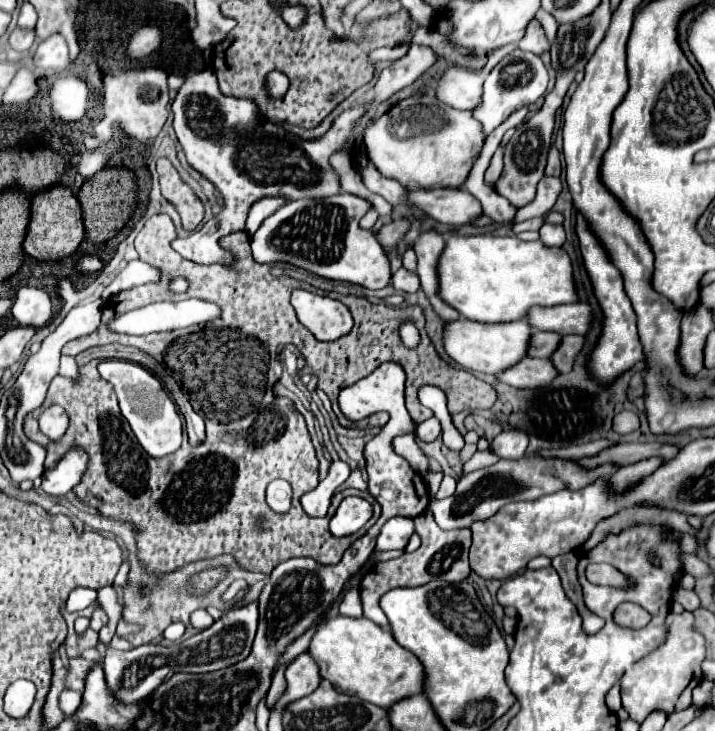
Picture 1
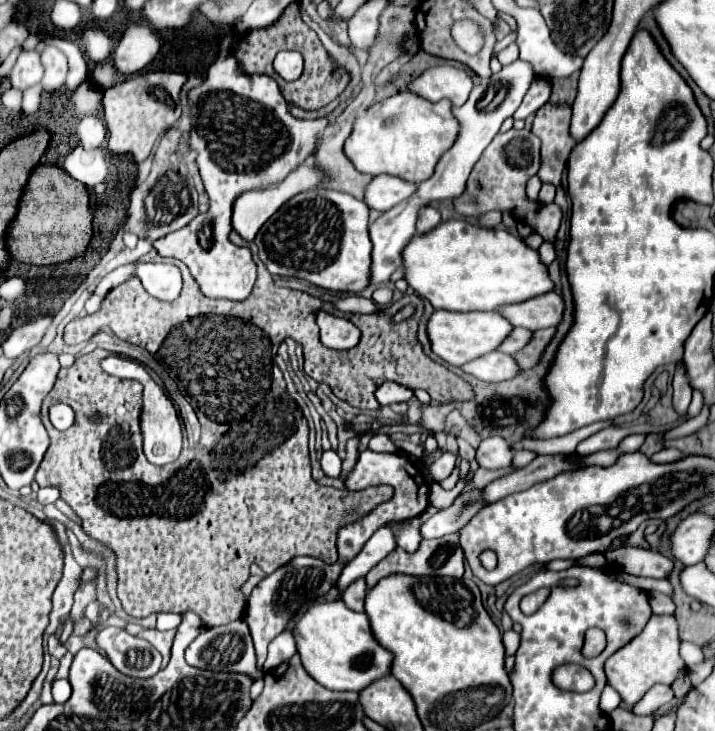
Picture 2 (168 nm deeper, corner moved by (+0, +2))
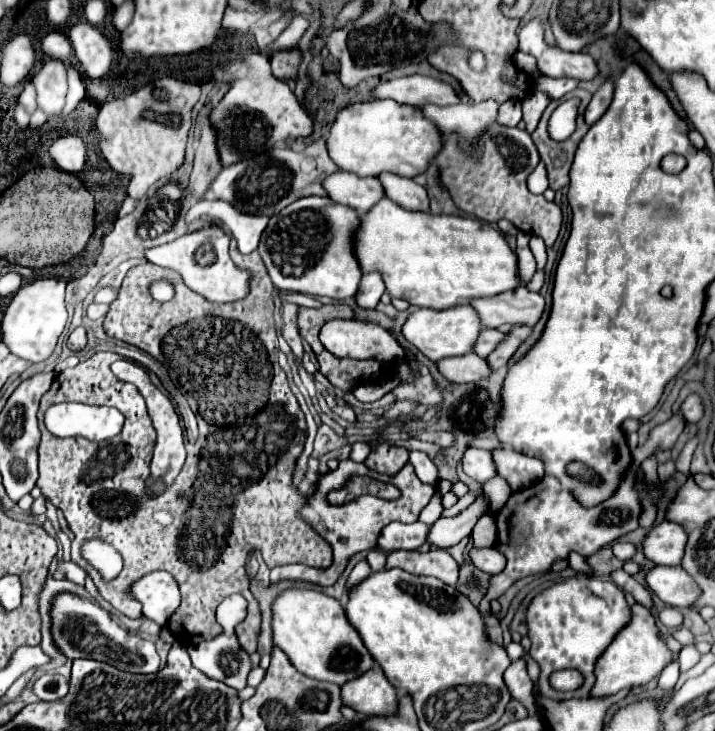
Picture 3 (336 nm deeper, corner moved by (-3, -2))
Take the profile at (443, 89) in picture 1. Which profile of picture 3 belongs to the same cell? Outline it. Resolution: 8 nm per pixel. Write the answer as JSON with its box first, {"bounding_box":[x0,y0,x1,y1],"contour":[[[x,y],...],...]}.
{"bounding_box":[371,75,459,107],"contour":[[[409,75],[409,77],[385,81],[373,87],[371,93],[375,99],[393,99],[397,103],[413,105],[413,107],[427,105],[427,103],[435,103],[435,105],[459,103],[459,97],[451,85],[425,75]]]}

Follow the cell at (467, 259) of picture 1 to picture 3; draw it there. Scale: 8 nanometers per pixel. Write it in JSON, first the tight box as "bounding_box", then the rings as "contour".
{"bounding_box":[355,197,519,309],"contour":[[[387,197],[371,207],[371,211],[361,215],[359,227],[355,229],[355,257],[363,273],[379,271],[383,275],[383,283],[391,297],[405,299],[415,307],[447,309],[475,297],[491,297],[511,291],[519,285],[517,255],[509,249],[501,231],[473,217],[407,211]]]}

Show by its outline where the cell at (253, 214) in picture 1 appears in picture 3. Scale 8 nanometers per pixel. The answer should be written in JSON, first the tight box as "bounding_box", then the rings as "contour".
{"bounding_box":[197,197,269,253],"contour":[[[207,197],[205,201],[197,203],[201,207],[203,215],[211,215],[223,221],[223,225],[231,231],[231,235],[239,243],[241,253],[251,253],[259,245],[259,237],[263,229],[267,227],[269,217],[257,217],[257,215],[243,215],[241,211],[235,211],[229,203],[223,203],[215,197]]]}

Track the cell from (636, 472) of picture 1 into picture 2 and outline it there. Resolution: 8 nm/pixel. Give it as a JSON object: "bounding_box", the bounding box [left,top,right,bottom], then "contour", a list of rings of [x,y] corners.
{"bounding_box":[650,447,682,463],"contour":[[[664,447],[650,457],[650,461],[666,461],[666,463],[672,463],[674,459],[682,459],[682,451],[672,449],[672,447]]]}

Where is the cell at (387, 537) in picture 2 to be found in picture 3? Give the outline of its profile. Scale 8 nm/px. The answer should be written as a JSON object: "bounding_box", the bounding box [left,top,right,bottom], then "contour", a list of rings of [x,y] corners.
{"bounding_box":[367,549,387,571],"contour":[[[373,549],[373,551],[369,551],[369,555],[367,555],[367,561],[369,561],[369,565],[371,565],[373,571],[383,569],[383,567],[385,567],[385,559],[387,559],[387,555],[385,555],[383,551],[379,551],[379,549]]]}

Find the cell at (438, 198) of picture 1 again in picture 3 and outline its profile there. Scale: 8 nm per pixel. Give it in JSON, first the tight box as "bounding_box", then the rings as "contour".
{"bounding_box":[323,171,383,215],"contour":[[[347,171],[331,173],[323,181],[323,189],[331,201],[347,205],[359,211],[359,215],[367,213],[383,197],[383,189],[375,177],[359,177]]]}

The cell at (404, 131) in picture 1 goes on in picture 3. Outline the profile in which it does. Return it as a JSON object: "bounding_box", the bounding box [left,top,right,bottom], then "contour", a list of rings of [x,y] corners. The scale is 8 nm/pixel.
{"bounding_box":[327,99,441,177],"contour":[[[391,99],[353,103],[339,109],[327,137],[327,153],[335,165],[359,177],[375,177],[379,171],[415,177],[427,169],[439,151],[441,137],[437,125],[427,121],[419,109],[399,105]]]}

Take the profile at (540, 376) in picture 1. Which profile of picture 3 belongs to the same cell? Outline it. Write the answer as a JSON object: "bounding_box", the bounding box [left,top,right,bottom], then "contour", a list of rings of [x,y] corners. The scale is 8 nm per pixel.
{"bounding_box":[437,353,491,383],"contour":[[[475,353],[439,359],[437,369],[451,383],[475,383],[475,379],[483,379],[491,373],[489,363]]]}

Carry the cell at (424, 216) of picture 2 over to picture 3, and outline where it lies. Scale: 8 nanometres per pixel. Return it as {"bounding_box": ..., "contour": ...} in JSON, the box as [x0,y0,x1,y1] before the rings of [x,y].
{"bounding_box":[377,173,429,211],"contour":[[[379,173],[377,179],[383,185],[385,197],[399,203],[409,211],[429,211],[427,191],[409,177],[399,177],[395,173]]]}

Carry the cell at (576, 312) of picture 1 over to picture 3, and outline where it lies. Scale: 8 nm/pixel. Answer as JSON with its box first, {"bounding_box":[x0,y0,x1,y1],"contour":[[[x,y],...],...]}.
{"bounding_box":[469,287,545,327],"contour":[[[515,287],[493,297],[471,299],[469,305],[477,311],[483,327],[501,327],[505,323],[533,327],[545,309],[545,299],[527,291],[527,287]]]}

